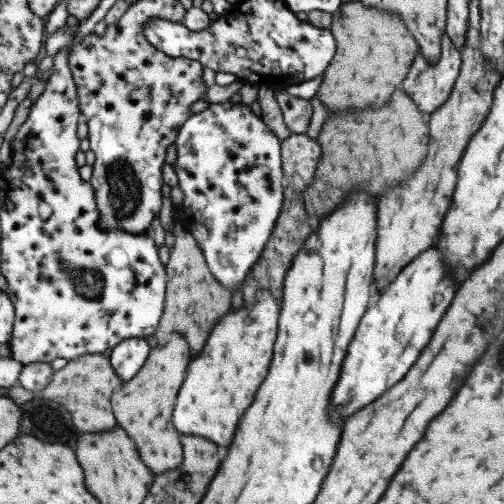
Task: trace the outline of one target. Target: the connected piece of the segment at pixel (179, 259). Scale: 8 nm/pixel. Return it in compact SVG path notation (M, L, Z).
M179 223L173 225L173 246L168 251L169 258L164 265L166 283L164 305L154 335L159 345L164 345L169 335L179 333L189 344L191 356L195 356L205 344L211 327L229 308L231 293L213 278L209 272L201 249L191 233Z

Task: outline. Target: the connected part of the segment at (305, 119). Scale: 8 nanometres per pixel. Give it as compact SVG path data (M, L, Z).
M283 89L275 91L274 97L280 108L284 125L292 133L304 133L312 113L310 102L307 99L292 96Z

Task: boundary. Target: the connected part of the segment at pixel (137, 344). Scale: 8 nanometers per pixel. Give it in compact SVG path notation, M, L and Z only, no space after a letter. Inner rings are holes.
M143 337L123 339L110 349L108 361L114 373L122 381L128 381L137 374L145 362L149 349L149 345Z

